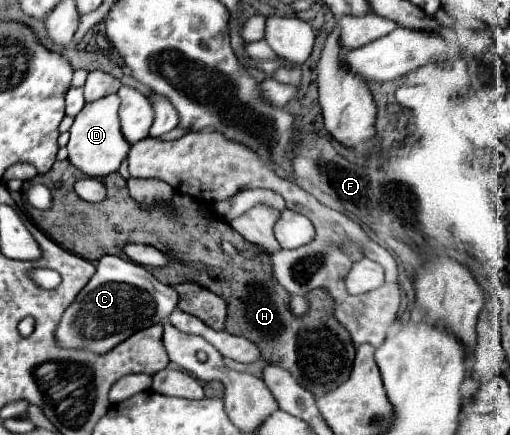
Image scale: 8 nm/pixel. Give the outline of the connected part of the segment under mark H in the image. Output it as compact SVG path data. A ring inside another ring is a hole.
M55 161L49 173L37 175L33 179L51 189L53 205L47 211L39 211L29 205L25 195L31 187L31 181L23 183L21 193L25 209L29 211L33 223L55 243L87 261L97 261L103 255L125 257L123 247L127 243L153 243L169 257L169 263L165 267L151 271L157 279L169 285L177 285L177 281L205 285L205 281L209 279L209 291L213 291L227 303L225 331L231 335L243 335L253 341L267 363L275 363L287 369L295 377L295 381L309 389L313 395L323 395L349 379L355 359L355 345L349 333L343 331L339 321L335 321L335 317L331 315L331 297L325 295L325 291L313 291L311 311L305 317L297 317L289 309L289 293L283 287L279 291L279 283L271 275L267 253L253 251L253 259L247 259L243 255L225 255L221 251L221 241L229 241L237 249L247 249L249 243L223 219L203 217L199 213L197 201L189 195L175 195L177 217L173 219L171 211L163 207L157 207L153 211L141 209L129 197L127 181L119 173L103 179L107 187L107 199L103 203L87 203L79 199L77 193L73 193L73 185L77 179L83 179L83 173L79 173L69 161ZM201 267L209 267L209 275L203 273Z

